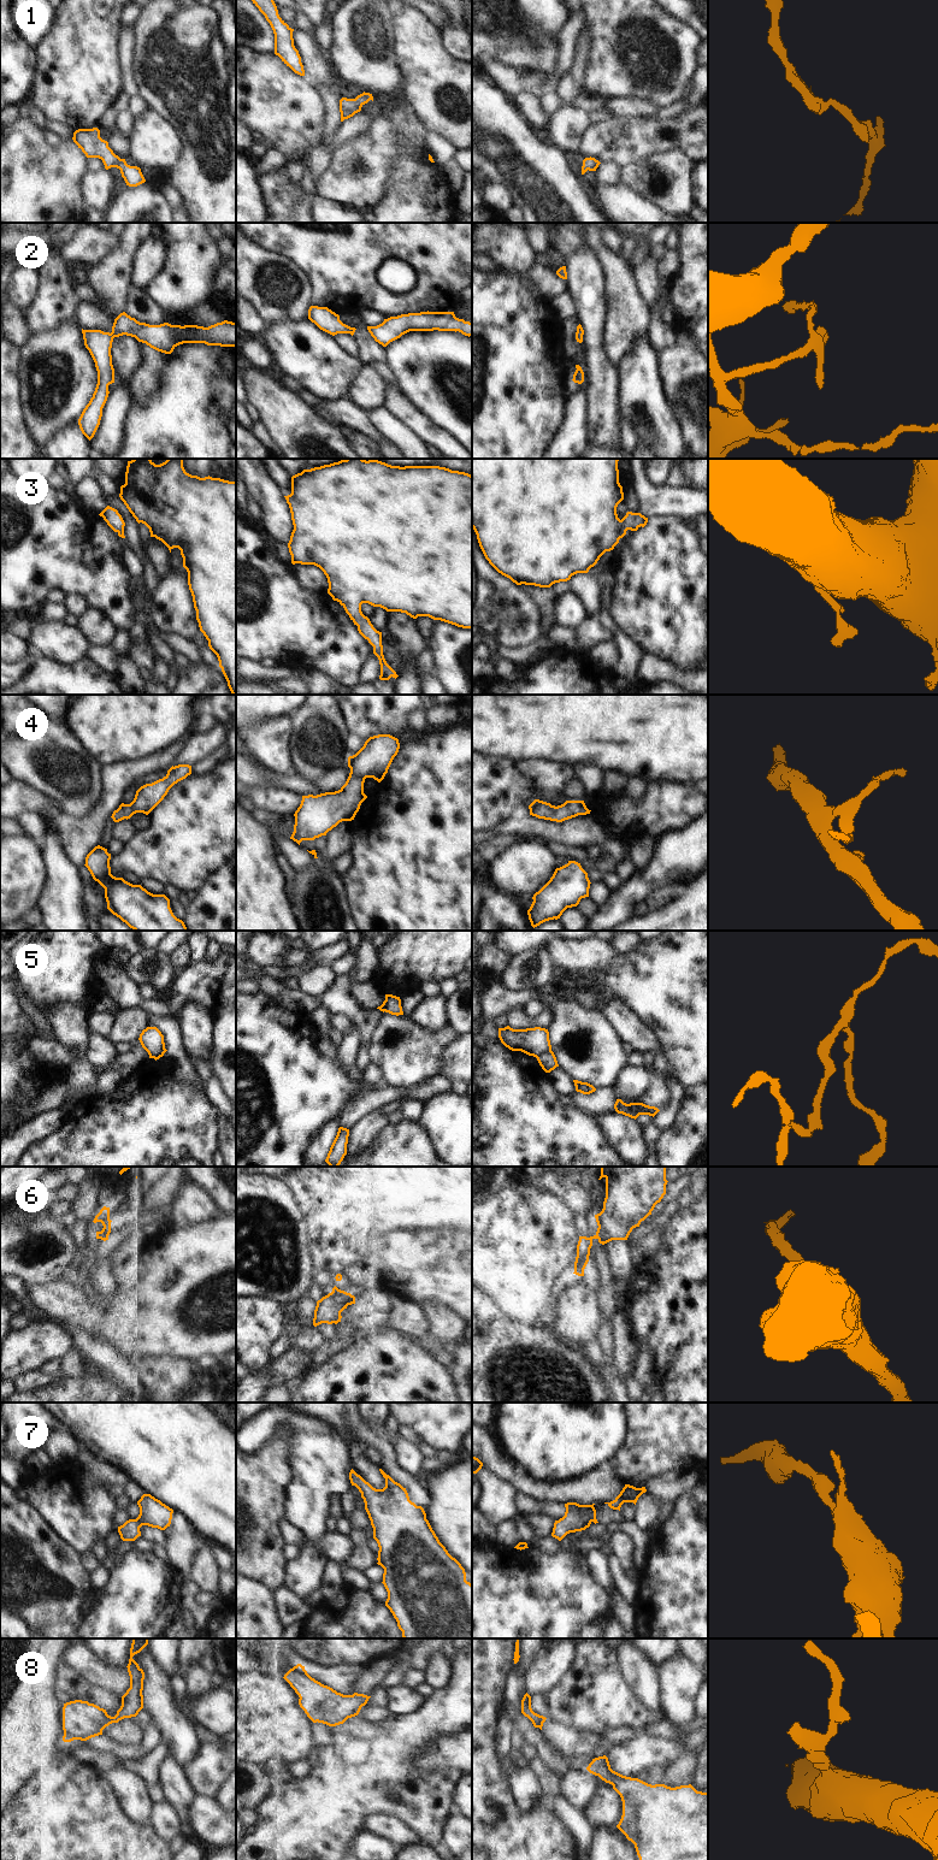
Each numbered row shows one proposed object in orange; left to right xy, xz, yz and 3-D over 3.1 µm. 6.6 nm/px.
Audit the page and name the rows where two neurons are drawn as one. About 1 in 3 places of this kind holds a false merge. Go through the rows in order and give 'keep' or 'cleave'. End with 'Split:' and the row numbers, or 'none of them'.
1: keep
2: keep
3: keep
4: keep
5: cleave
6: cleave
7: keep
8: keep
Split: 5, 6

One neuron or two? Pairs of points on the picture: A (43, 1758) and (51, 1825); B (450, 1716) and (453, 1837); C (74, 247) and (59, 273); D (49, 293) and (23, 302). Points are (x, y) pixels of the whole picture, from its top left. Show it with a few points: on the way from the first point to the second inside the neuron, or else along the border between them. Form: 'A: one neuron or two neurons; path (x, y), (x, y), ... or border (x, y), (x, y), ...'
A: two neurons; border (60, 1755), (47, 1769), (37, 1769), (21, 1785)
B: two neurons; border (455, 1811), (444, 1829), (443, 1840)
C: two neurons; border (58, 246), (60, 255), (71, 265)
D: two neurons; border (39, 272), (37, 294), (25, 311)

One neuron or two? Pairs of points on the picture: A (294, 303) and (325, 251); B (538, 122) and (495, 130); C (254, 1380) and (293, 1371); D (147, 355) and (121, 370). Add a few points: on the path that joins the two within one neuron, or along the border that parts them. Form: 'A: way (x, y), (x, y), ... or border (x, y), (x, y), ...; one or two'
A: border (288, 259), (308, 279), (312, 305); two
B: border (514, 105), (529, 125), (546, 139); two
C: way (264, 1377), (283, 1371); one
D: border (137, 341), (139, 364), (129, 376), (128, 387); two

